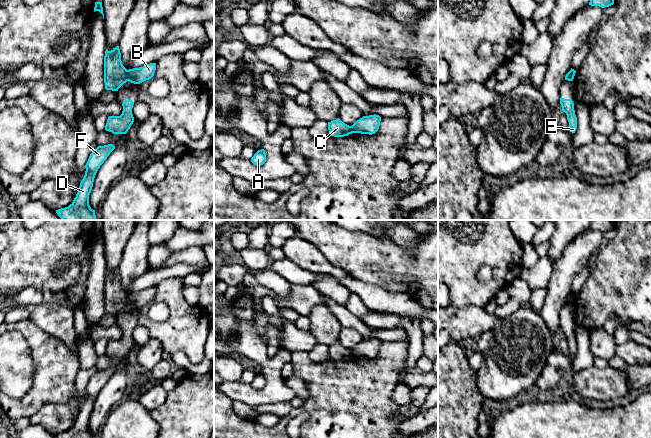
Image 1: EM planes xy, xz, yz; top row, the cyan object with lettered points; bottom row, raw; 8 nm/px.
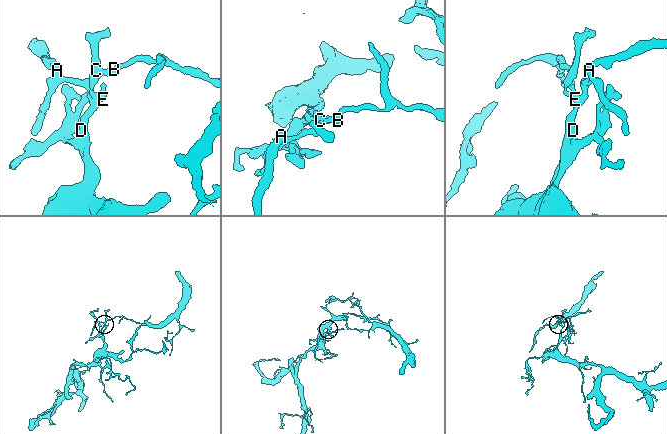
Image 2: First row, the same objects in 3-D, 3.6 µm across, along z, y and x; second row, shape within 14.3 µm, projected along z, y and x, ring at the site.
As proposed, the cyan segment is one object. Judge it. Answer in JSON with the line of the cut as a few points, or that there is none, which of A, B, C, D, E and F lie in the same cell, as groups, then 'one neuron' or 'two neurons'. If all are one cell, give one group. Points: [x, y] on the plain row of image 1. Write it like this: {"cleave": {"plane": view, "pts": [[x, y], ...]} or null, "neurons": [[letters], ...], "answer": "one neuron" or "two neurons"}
{"cleave": {"plane": "xy", "pts": [[128, 294], [127, 304]]}, "neurons": [["A", "C", "D", "E", "F"], ["B"]], "answer": "two neurons"}

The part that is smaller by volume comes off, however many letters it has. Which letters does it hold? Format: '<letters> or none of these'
B

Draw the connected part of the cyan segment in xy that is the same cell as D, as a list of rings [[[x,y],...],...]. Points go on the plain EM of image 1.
[[[113,368],[98,370],[94,373],[84,390],[86,392],[85,399],[80,407],[76,421],[68,431],[56,434],[57,438],[95,438],[95,434],[89,429],[89,419],[98,393],[114,373]]]

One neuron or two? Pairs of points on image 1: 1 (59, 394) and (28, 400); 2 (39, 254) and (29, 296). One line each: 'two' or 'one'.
1: one
2: two

